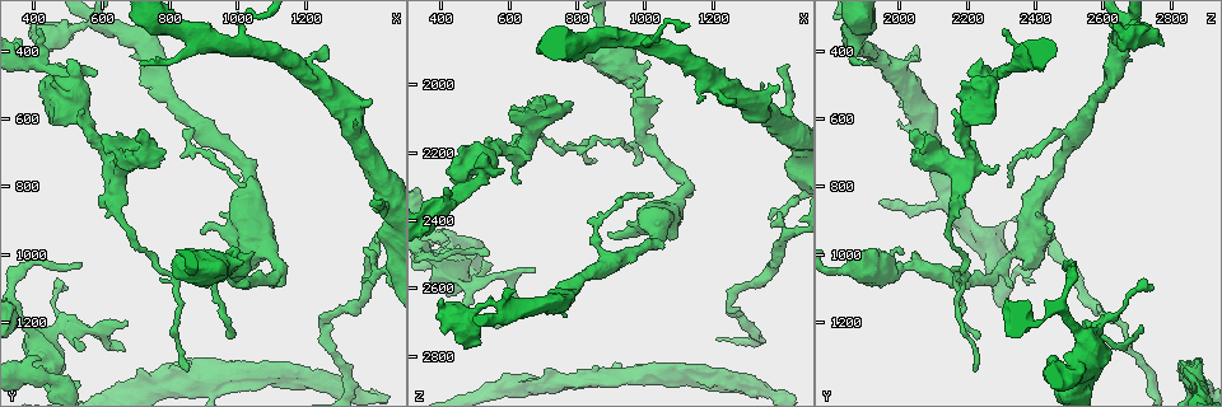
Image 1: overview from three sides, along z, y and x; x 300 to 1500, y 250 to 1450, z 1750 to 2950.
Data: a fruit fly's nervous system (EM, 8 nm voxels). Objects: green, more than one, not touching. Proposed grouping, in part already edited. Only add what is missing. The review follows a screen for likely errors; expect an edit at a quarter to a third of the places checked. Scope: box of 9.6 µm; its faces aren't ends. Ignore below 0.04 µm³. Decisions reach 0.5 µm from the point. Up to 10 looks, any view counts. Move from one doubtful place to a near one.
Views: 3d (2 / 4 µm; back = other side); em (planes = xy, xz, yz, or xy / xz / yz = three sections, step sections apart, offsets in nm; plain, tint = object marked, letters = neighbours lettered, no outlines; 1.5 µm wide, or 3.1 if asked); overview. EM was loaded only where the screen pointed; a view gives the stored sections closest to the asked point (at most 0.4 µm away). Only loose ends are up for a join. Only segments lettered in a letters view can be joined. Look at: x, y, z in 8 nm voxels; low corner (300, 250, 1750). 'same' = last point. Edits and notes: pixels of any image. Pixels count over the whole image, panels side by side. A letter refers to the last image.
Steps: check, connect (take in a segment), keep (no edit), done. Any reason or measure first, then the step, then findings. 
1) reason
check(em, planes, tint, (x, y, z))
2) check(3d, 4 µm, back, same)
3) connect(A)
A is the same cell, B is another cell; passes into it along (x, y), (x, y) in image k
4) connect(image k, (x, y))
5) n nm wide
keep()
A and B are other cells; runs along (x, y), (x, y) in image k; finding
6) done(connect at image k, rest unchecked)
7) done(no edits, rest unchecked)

branch stops here
check(3d, 4 µm, back, (670, 1200, 2540))

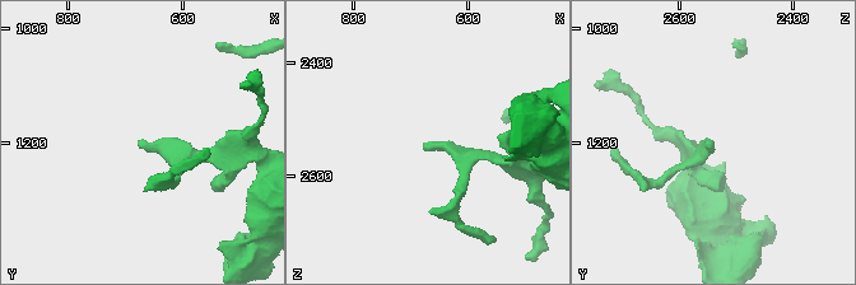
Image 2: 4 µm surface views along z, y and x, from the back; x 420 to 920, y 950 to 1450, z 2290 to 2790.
now the EM
check(em, planes, letters, (675, 1200, 2555))

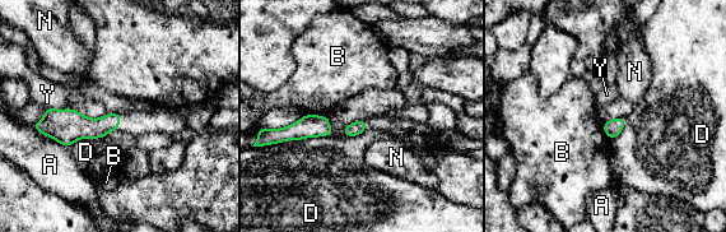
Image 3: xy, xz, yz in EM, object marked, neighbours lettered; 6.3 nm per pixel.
keep()
A, B, D, N and Y are other cells; no lettered segment goes on from it

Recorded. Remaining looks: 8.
free end
check(3d, 4 µm, (510, 1100, 2740))

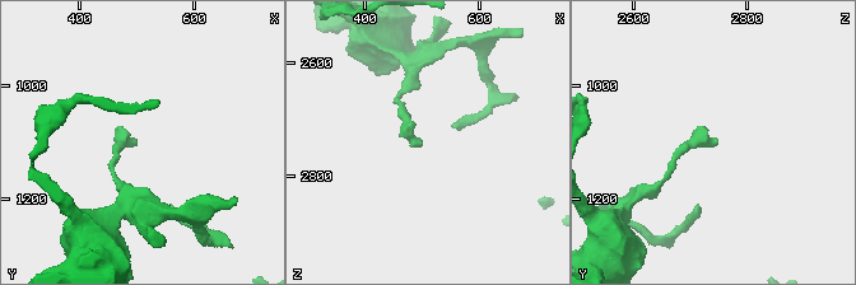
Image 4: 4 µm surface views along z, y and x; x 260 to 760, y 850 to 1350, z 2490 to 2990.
check(em, xy, step 8, tint, (505, 1100, 2745))

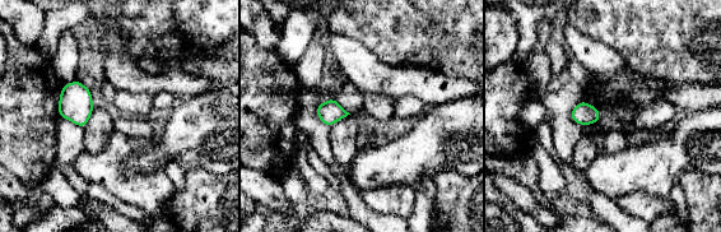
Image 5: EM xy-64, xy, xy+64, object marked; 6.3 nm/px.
check(em, planes, letters, same)

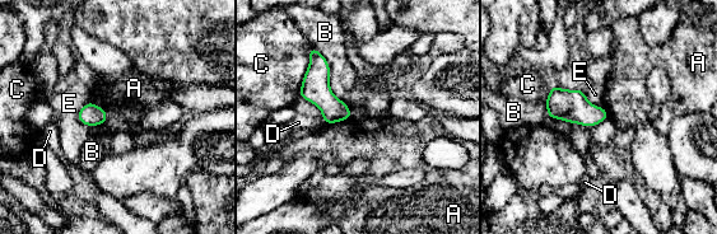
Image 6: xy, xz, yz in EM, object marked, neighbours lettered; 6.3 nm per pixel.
keep()
A, B, C, D and E are other cells; border along (350, 117), (325, 123) in image 6; no lettered segment goes on from it

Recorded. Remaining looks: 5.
branch stops here
check(em, planes, letters, (400, 320, 2630))

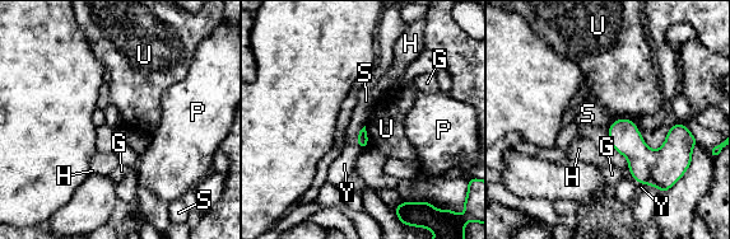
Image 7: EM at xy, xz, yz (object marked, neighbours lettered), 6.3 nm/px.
keep()
G, H, P, S, U and Y are other cells; border along (629, 118), (618, 118), (608, 127) in image 7; none of them fits

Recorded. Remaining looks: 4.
free end
check(3d, 4 µm, back, (1430, 860, 1950))

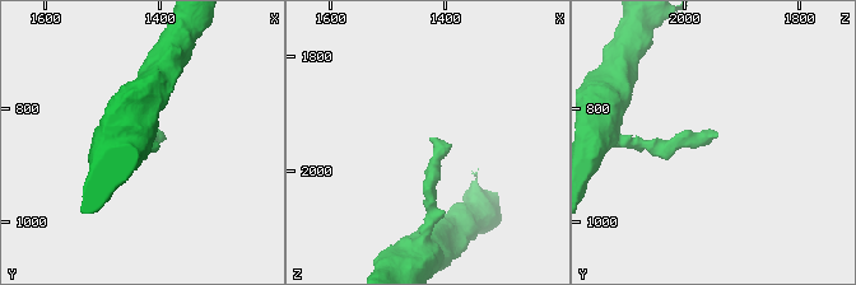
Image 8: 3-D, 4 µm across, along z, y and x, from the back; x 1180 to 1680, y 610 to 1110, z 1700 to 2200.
check(em, planes, tint, (1430, 850, 1950))

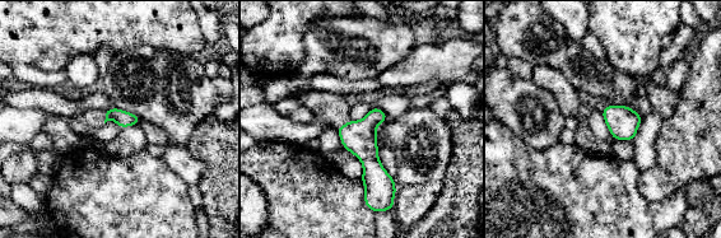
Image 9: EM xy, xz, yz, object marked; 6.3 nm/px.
check(em, planes, letters, same)

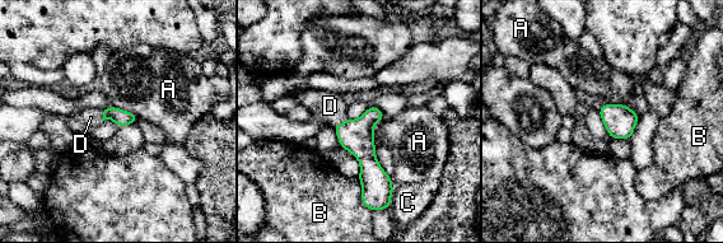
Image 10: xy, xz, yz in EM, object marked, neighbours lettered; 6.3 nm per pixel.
B touches over 220 nm
connect(D)
D is the same cell, A, B and C are other cells; it goes on there

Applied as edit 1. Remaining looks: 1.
done(connect at image 10, rest unchecked)

